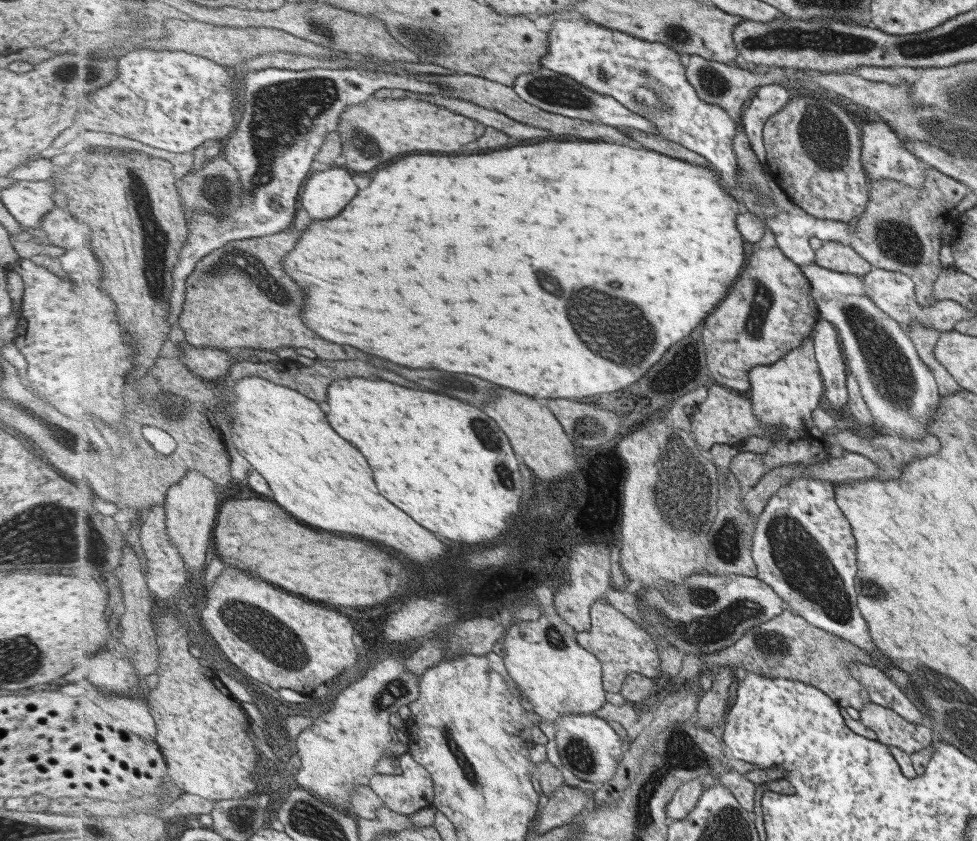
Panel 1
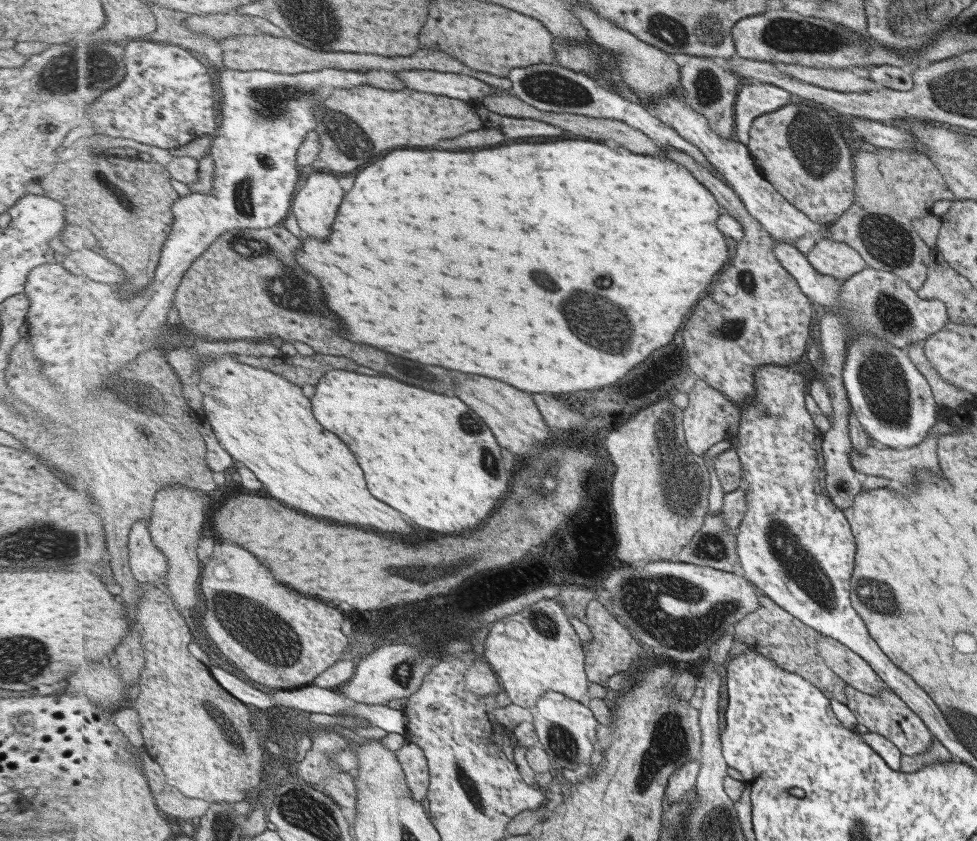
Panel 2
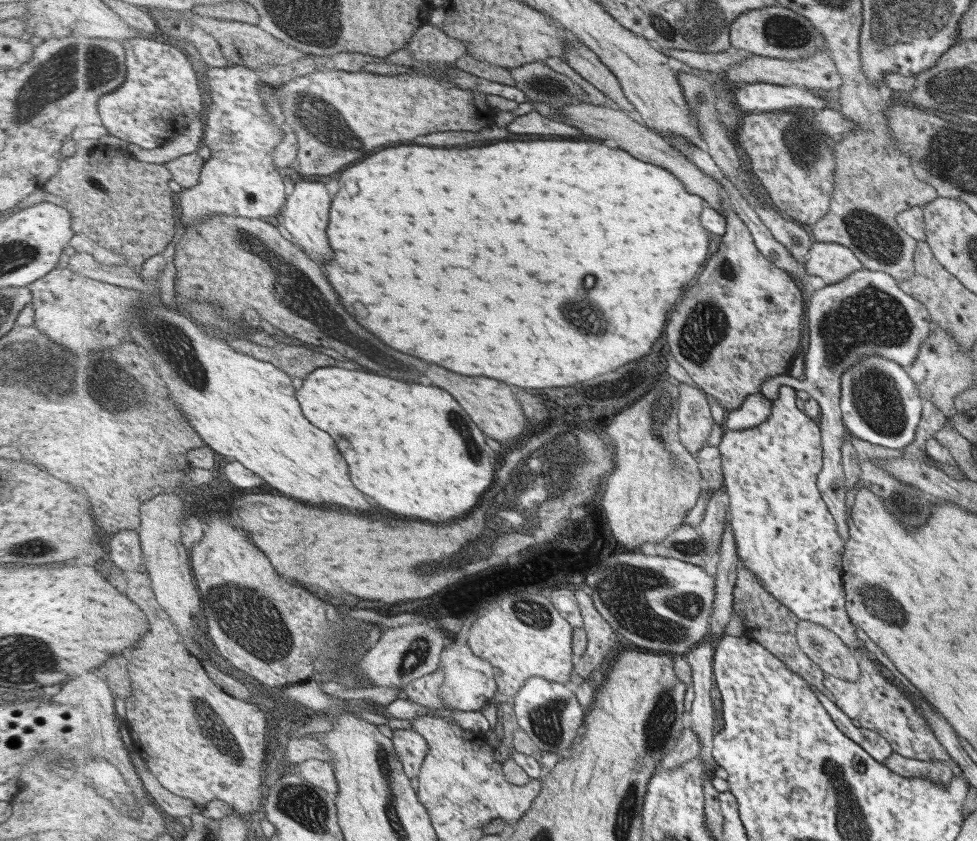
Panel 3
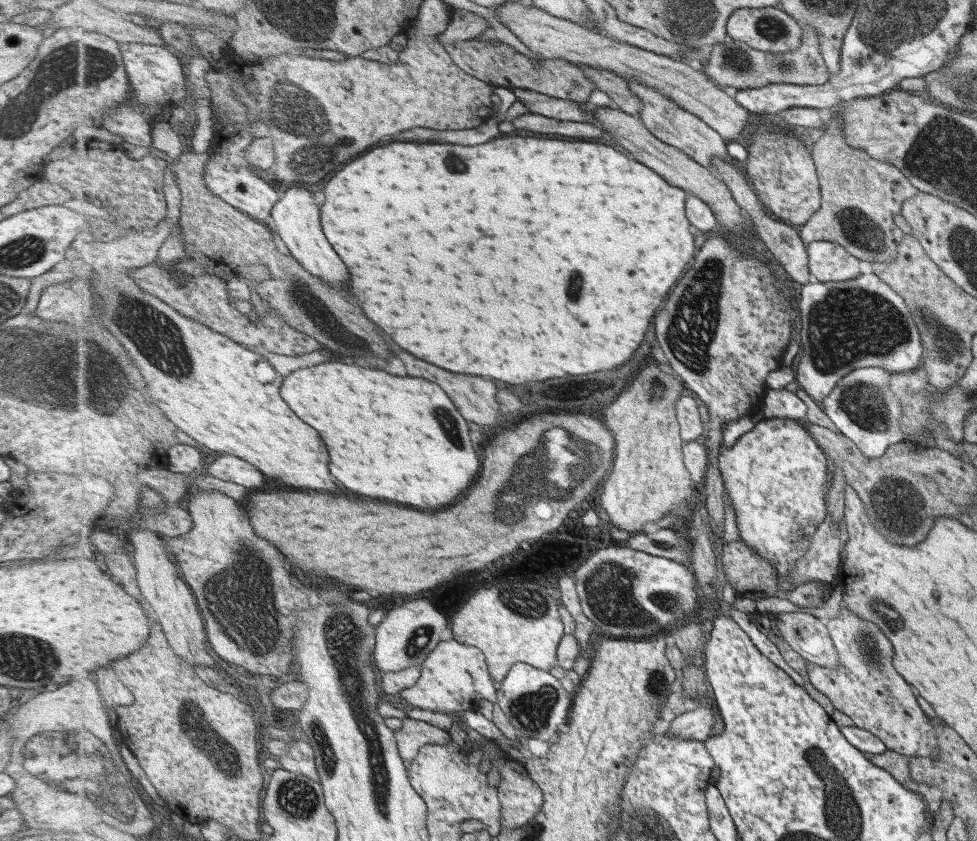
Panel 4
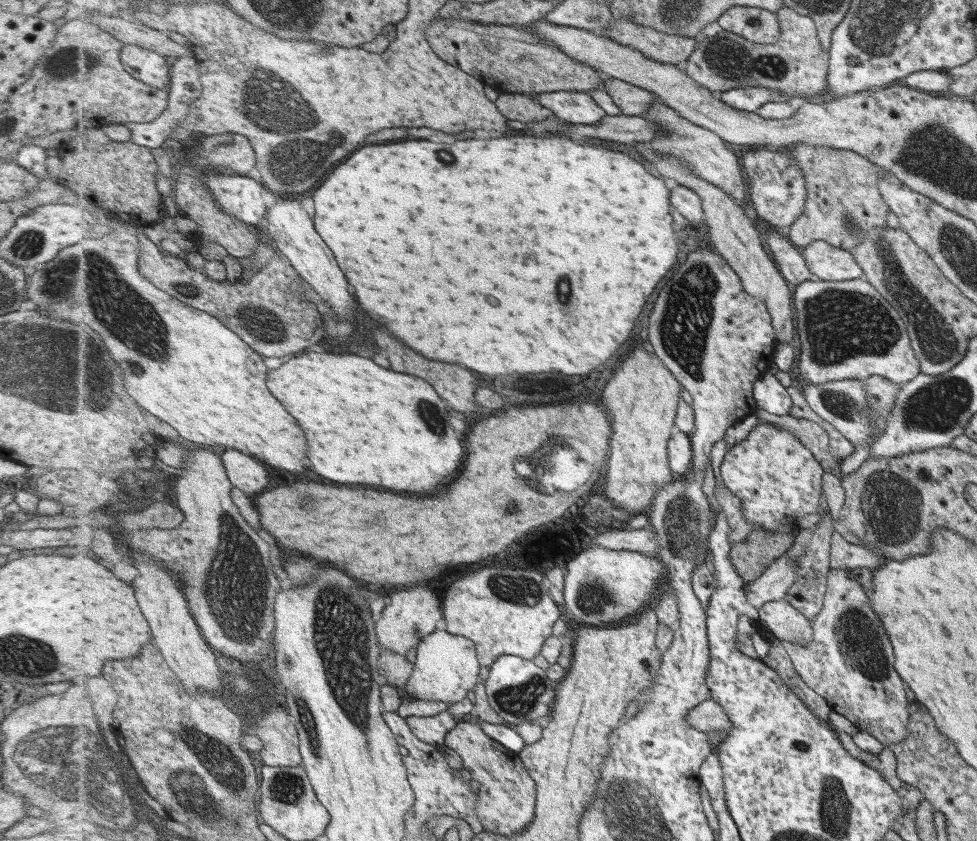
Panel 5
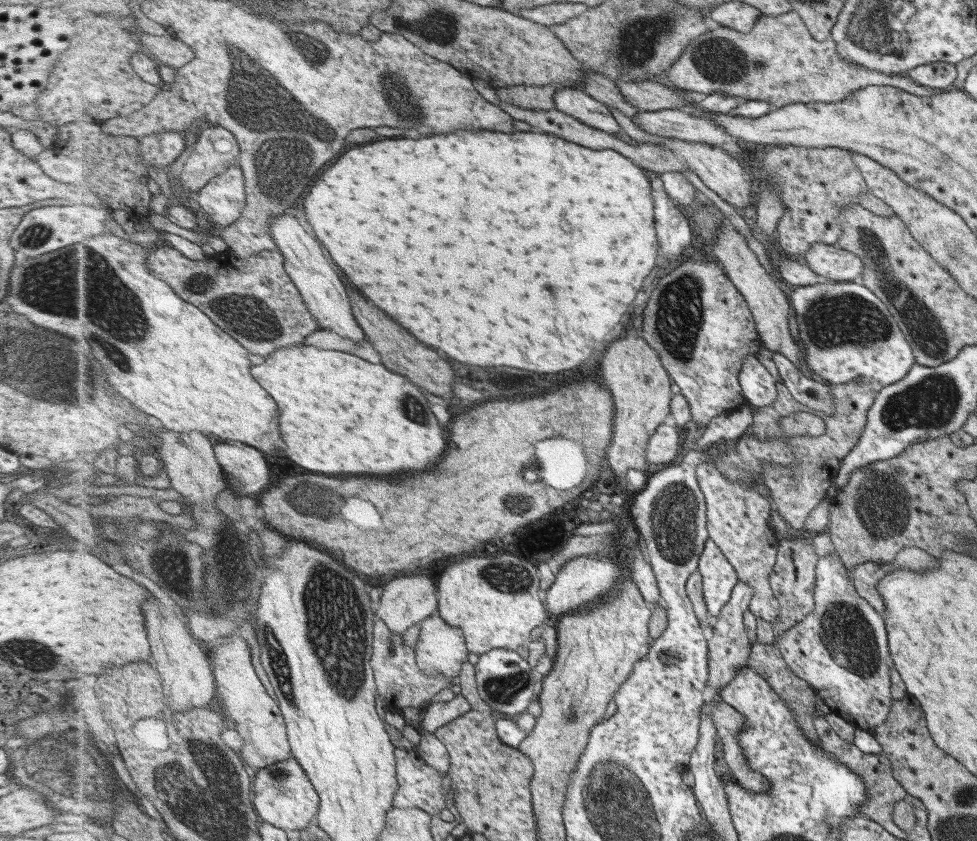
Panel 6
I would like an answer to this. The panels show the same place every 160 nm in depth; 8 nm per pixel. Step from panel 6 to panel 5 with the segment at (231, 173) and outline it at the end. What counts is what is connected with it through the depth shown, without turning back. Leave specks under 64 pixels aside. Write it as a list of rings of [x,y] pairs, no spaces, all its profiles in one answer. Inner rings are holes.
[[[209,172],[206,185],[216,197],[217,204],[225,212],[241,219],[245,224],[261,226],[267,212],[263,202],[265,188],[243,174],[227,175]]]

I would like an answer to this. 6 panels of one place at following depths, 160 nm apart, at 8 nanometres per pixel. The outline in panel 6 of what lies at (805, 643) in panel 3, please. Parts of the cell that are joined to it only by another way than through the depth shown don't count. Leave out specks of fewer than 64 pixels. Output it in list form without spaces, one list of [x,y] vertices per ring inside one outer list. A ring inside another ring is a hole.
[[[713,462],[701,463],[698,466],[700,487],[706,496],[708,508],[708,529],[724,555],[736,568],[741,582],[752,588],[748,611],[765,622],[776,622],[780,606],[772,593],[768,576],[776,562],[776,548],[779,540],[775,531],[769,527],[769,516],[772,515],[771,501],[755,485],[729,480],[719,466]]]

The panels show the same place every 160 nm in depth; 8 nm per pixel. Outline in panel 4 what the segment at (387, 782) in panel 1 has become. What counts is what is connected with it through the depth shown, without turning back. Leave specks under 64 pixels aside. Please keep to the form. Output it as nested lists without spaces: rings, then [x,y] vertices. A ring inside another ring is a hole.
[[[406,718],[401,729],[397,731],[397,737],[403,756],[410,761],[425,744],[447,744],[450,731],[432,726],[423,720]]]

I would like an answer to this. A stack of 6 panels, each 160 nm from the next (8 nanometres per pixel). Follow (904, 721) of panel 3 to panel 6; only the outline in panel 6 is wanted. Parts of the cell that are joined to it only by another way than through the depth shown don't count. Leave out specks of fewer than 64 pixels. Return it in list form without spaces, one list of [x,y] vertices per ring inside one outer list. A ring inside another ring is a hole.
[[[832,552],[819,556],[815,571],[813,589],[814,607],[803,620],[781,633],[774,640],[780,656],[793,675],[807,682],[819,698],[836,716],[845,719],[857,729],[872,730],[877,724],[888,719],[888,713],[894,707],[889,695],[889,654],[883,620],[876,609],[853,590],[847,572],[843,570],[839,558]]]

